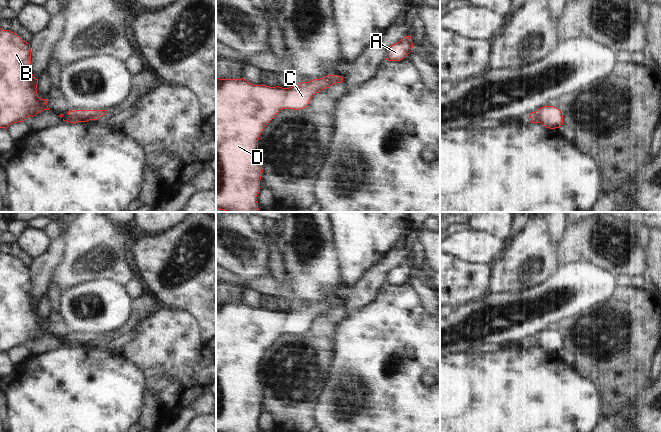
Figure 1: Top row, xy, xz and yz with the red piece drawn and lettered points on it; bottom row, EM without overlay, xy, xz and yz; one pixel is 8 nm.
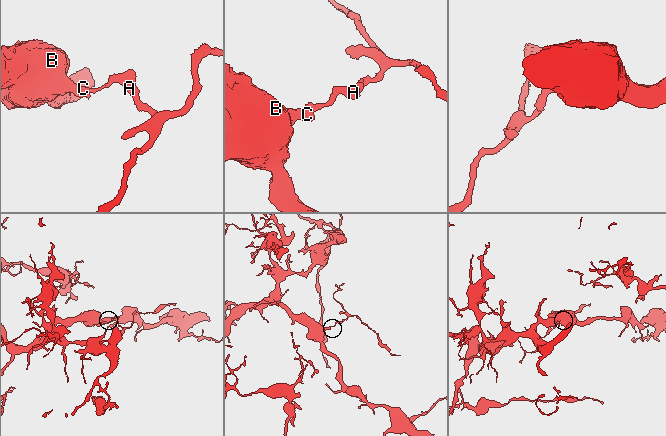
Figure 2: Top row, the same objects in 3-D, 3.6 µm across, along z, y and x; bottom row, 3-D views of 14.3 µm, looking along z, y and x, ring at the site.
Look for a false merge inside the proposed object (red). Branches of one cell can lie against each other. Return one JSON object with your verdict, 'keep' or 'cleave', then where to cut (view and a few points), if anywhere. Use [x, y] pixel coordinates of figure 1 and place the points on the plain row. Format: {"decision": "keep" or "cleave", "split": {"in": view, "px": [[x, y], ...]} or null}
{"decision": "keep", "split": null}

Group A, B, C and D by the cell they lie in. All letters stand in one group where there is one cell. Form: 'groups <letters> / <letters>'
groups A B C D

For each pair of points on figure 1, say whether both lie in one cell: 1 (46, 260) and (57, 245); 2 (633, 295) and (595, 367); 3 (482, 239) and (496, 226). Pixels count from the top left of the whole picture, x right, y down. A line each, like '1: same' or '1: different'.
1: same
2: same
3: different

